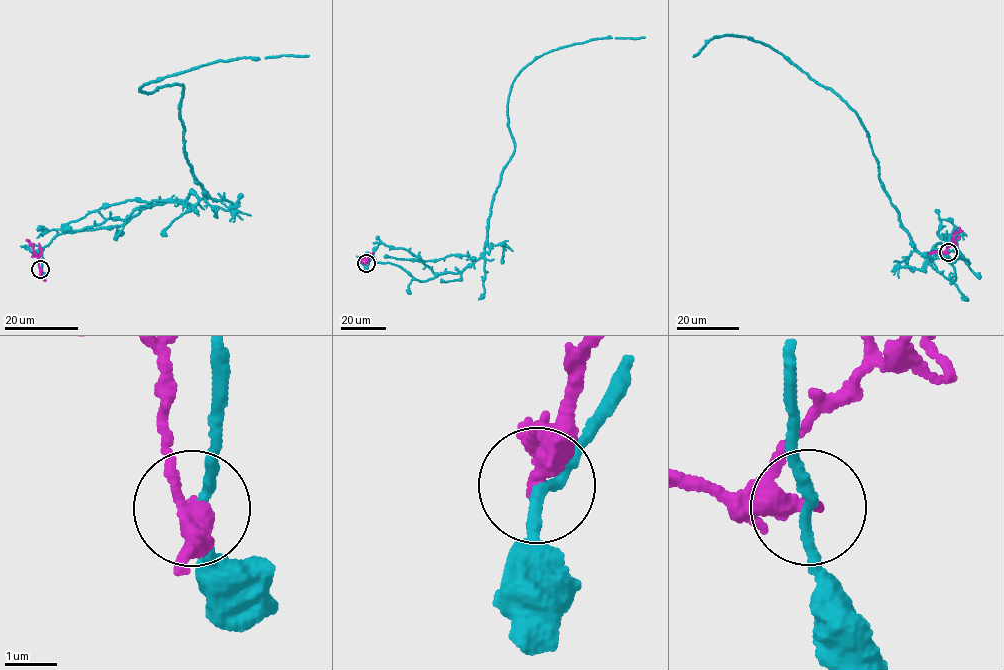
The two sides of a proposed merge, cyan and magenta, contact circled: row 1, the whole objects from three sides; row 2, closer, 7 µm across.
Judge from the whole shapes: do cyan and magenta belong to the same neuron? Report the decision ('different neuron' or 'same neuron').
different neuron

